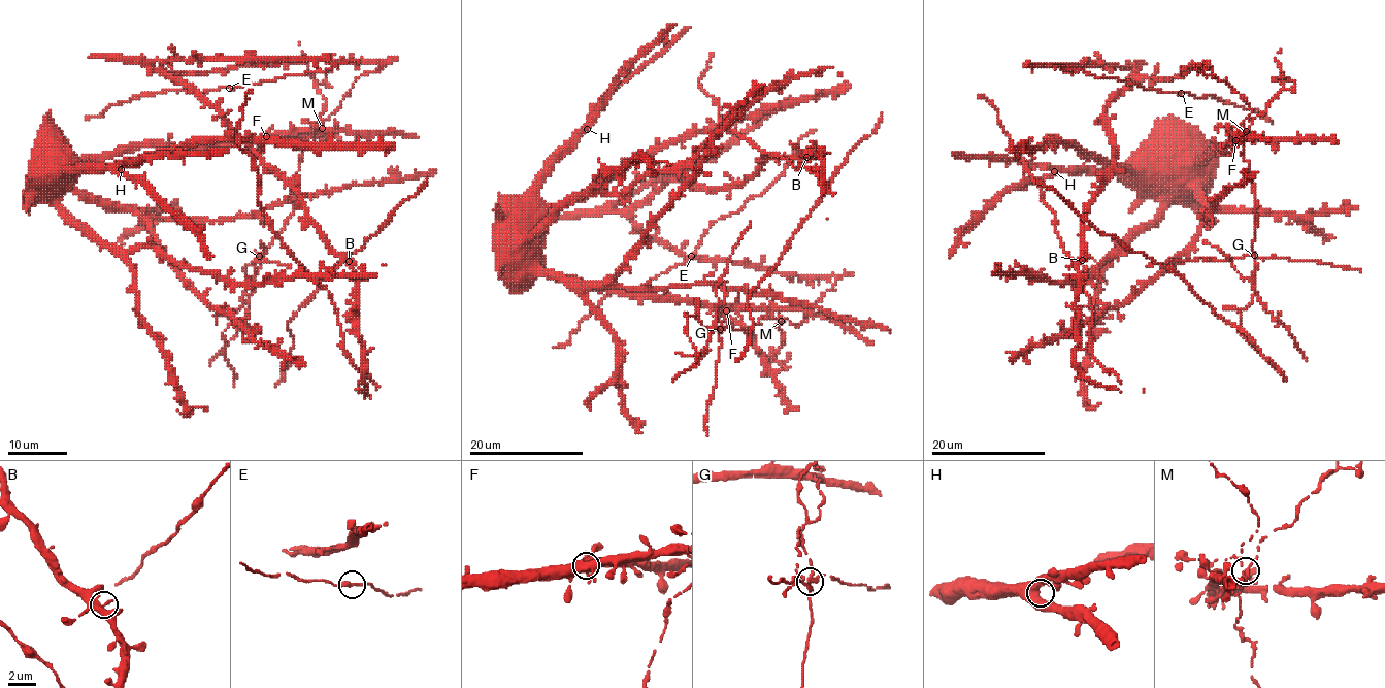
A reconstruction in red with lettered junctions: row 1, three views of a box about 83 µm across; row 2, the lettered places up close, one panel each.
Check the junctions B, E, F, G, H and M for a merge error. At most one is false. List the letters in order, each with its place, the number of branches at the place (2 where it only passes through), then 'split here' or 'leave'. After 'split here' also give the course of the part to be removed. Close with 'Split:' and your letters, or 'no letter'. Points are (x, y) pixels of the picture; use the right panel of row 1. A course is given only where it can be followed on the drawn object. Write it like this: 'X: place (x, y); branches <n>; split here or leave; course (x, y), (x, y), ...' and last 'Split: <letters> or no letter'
B: place (1082, 260); branches 3; leave
E: place (1181, 93); branches 2; leave
F: place (1235, 140); branches 4; leave
G: place (1254, 255); branches 4; split here; course (1254, 256), (1232, 259), (1231, 264), (1242, 279), (1250, 280), (1258, 300), (1287, 328), (1307, 361)
H: place (1054, 171); branches 3; leave
M: place (1246, 131); branches 4; leave
Split: G

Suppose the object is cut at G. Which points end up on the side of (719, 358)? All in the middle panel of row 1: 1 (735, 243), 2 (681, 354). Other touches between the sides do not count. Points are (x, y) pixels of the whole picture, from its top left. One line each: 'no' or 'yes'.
1: yes
2: yes

